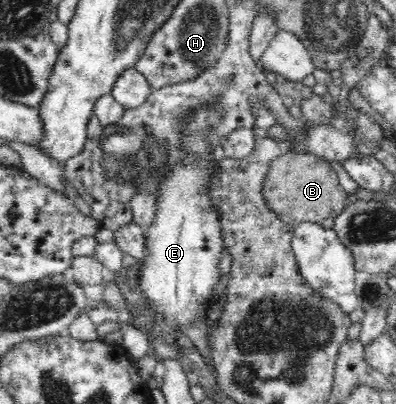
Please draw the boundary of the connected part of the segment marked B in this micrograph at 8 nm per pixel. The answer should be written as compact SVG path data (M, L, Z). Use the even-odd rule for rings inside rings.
M290 152L278 156L265 175L265 198L286 224L297 226L299 223L322 222L339 216L348 207L349 192L341 186L339 176L331 163L323 157L309 153Z

